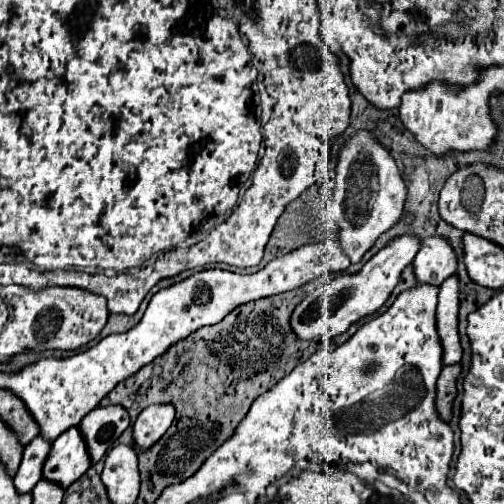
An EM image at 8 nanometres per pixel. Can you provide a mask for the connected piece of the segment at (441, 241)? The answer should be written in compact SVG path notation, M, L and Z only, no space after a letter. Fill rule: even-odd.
M430 235L422 241L422 247L412 265L418 283L440 285L446 277L450 277L456 271L458 259L454 247L446 237Z

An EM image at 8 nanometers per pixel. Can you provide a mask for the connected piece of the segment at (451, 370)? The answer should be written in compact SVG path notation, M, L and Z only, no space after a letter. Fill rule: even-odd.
M454 363L454 365L446 365L438 377L438 385L436 385L436 407L438 413L442 417L442 421L450 421L452 419L452 405L456 401L456 379L462 373L462 365Z

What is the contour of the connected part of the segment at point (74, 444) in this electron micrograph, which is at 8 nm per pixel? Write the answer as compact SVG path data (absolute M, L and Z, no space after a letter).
M70 427L70 431L66 431L66 435L60 435L52 443L52 451L44 463L44 479L50 479L66 489L88 469L90 469L90 455L86 455L86 443L82 439L82 431L78 431L78 427Z

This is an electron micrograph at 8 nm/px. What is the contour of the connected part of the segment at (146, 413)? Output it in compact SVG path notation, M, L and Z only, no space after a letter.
M170 403L146 407L134 423L134 441L140 447L154 445L168 431L174 417L176 417L176 411L174 407L170 407Z

